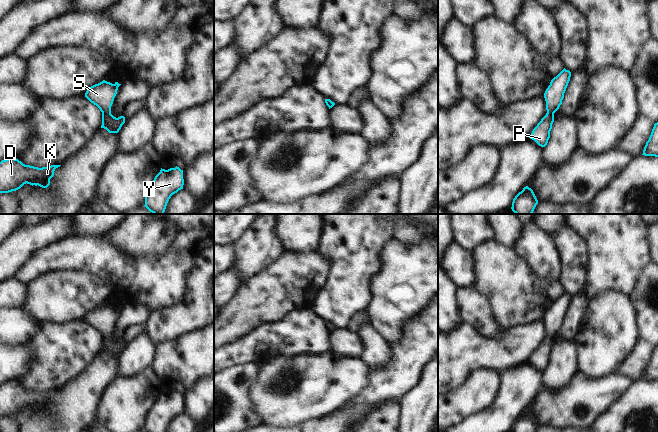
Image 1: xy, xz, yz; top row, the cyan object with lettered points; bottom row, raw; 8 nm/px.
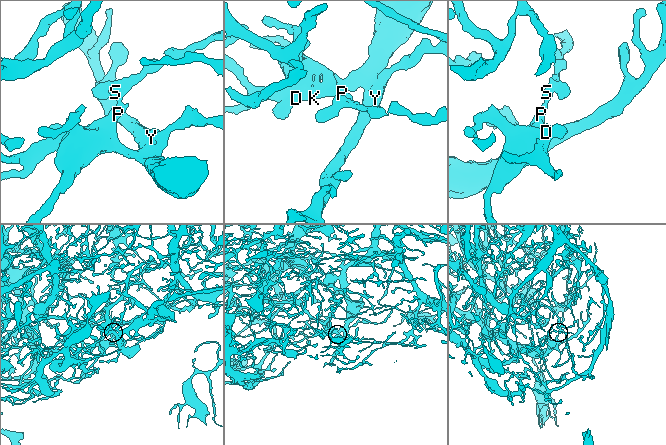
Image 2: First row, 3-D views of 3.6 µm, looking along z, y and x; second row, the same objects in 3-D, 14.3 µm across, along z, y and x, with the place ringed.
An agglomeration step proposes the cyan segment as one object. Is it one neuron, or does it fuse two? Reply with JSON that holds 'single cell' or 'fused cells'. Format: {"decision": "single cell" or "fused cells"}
{"decision": "single cell"}

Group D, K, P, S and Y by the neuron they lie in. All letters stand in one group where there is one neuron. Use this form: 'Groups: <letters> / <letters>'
Groups: D K P S Y

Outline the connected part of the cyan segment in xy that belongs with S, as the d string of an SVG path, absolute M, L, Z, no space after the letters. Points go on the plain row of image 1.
M103 304L91 310L85 317L85 321L102 336L101 352L106 353L109 357L118 357L125 347L124 340L116 342L111 338L111 330L120 309L118 306L112 308Z

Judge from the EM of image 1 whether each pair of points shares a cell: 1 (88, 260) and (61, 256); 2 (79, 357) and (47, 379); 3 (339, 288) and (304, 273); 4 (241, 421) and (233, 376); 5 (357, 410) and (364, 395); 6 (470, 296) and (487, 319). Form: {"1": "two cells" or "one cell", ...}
{"1": "one cell", "2": "one cell", "3": "two cells", "4": "one cell", "5": "two cells", "6": "one cell"}

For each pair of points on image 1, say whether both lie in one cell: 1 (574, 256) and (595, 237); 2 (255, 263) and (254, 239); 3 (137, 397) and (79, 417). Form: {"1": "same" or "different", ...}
{"1": "different", "2": "same", "3": "different"}

